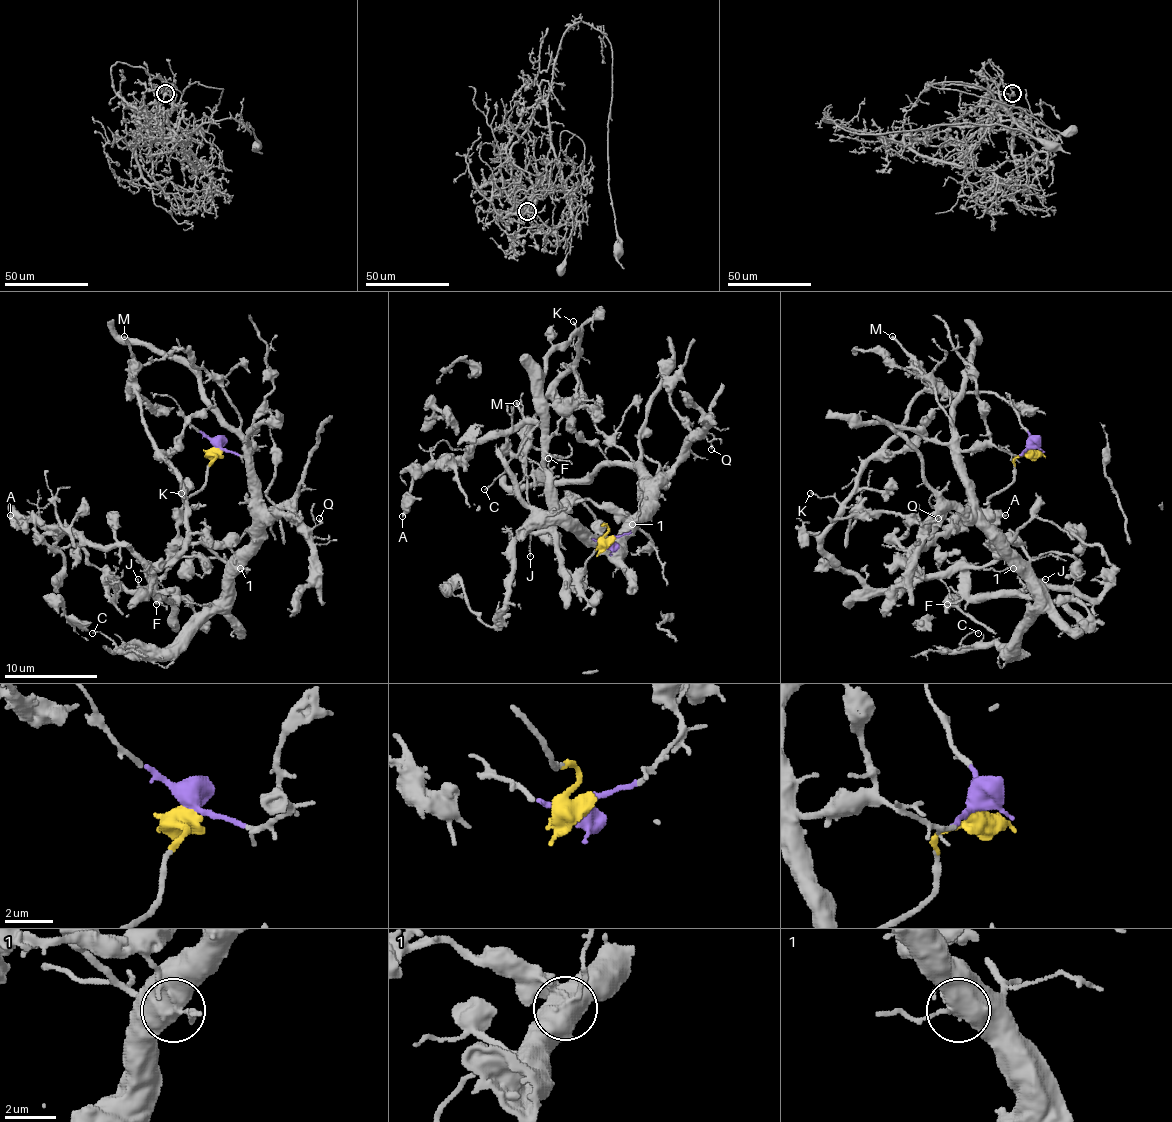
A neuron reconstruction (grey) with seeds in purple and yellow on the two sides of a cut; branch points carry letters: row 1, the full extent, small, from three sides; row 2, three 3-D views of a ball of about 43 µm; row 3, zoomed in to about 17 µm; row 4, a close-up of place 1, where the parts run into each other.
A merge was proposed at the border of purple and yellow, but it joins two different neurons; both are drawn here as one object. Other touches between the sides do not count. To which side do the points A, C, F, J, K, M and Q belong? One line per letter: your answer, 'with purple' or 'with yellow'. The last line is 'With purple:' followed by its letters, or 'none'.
A: with yellow
C: with purple
F: with yellow
J: with yellow
K: with yellow
M: with yellow
Q: with purple
With purple: C, Q

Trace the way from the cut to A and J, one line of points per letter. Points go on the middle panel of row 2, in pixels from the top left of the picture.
A: (611, 540), (578, 501), (562, 505), (555, 496), (534, 423), (485, 435), (464, 456), (419, 470), (403, 517)
J: (611, 540), (578, 501), (571, 496), (562, 505), (539, 480), (548, 484), (548, 519), (532, 536), (529, 557)

